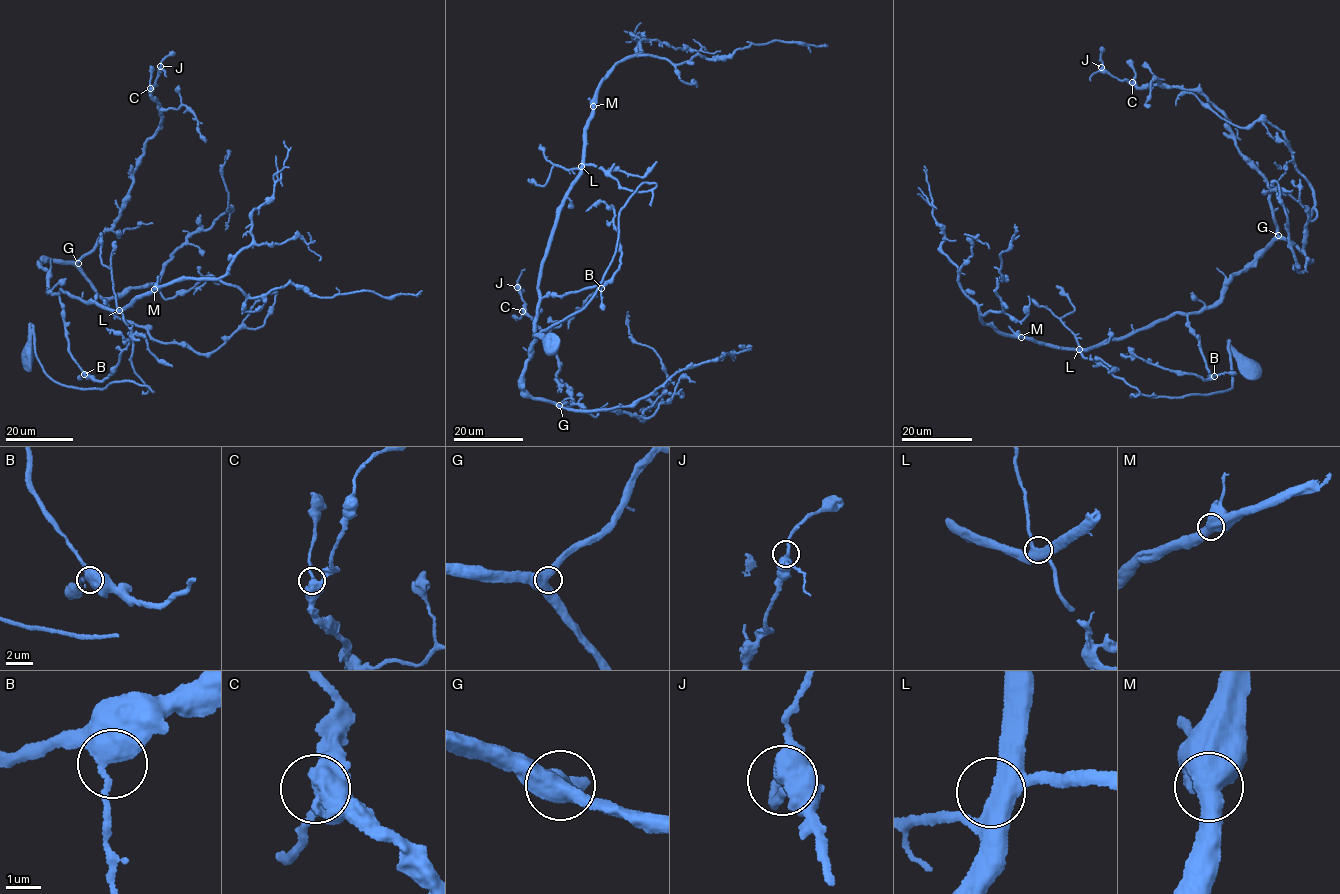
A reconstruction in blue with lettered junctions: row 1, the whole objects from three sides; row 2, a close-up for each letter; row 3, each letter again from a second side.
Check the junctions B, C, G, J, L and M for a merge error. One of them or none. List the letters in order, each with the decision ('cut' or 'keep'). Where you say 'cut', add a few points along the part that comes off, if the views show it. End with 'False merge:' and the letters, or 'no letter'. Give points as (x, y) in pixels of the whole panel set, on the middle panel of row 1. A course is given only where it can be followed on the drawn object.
B: keep
C: keep
G: keep
J: keep
L: keep
M: keep
False merge: no letter

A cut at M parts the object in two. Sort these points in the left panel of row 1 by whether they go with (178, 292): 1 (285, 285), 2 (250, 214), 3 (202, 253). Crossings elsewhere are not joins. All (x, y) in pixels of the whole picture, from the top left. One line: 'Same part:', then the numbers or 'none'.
Same part: 3

